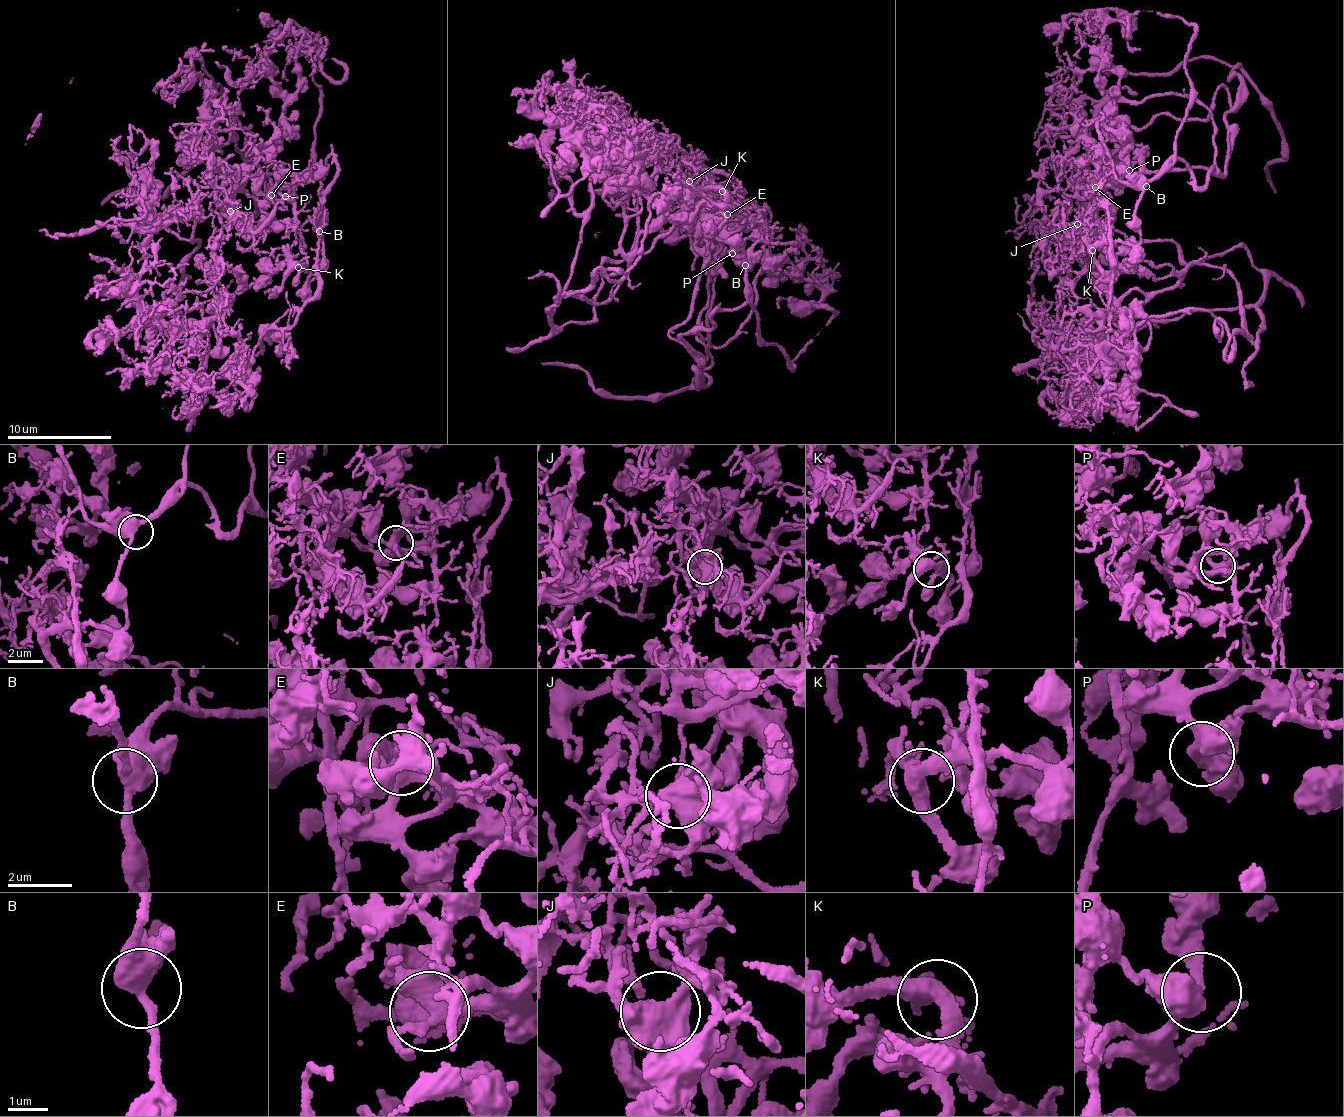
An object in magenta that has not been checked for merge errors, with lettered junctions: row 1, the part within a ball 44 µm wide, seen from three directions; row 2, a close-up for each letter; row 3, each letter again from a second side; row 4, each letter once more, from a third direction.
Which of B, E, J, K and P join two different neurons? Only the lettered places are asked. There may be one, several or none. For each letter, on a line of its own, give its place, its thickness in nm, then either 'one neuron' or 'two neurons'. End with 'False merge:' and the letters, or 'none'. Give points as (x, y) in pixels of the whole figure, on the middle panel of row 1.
B: at (745, 265); 400 nm thick; one neuron
E: at (727, 214); 400 nm thick; one neuron
J: at (689, 181); 480 nm thick; one neuron
K: at (722, 191); 380 nm thick; one neuron
P: at (732, 253); 400 nm thick; one neuron
False merge: none

